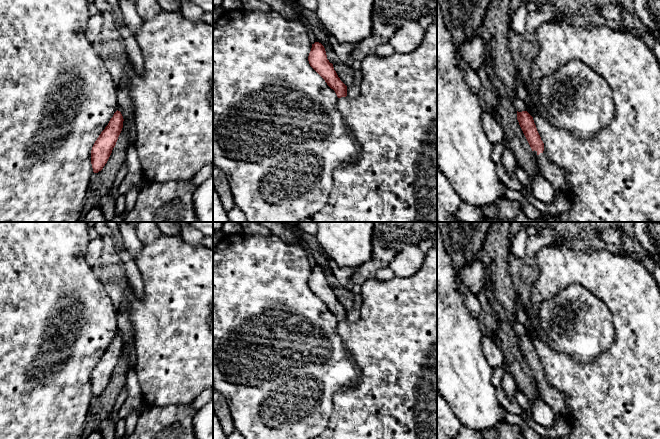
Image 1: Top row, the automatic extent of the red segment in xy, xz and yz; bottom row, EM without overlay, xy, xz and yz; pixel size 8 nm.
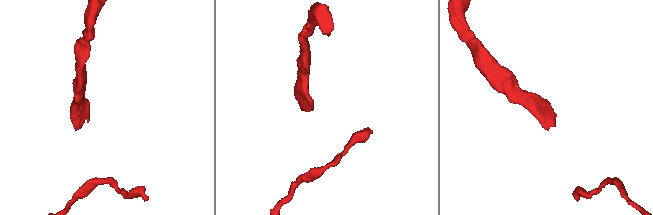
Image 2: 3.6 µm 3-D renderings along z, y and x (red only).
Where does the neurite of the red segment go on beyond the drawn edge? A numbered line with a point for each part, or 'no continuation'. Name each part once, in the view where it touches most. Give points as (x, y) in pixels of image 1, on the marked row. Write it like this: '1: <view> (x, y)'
1: yz (554, 174)

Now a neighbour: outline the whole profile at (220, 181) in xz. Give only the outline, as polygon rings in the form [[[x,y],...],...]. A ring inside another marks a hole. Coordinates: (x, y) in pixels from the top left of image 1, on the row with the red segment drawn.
[[[213,166],[213,185],[221,199],[223,208],[229,212],[235,207],[233,195],[226,175],[216,166]]]

